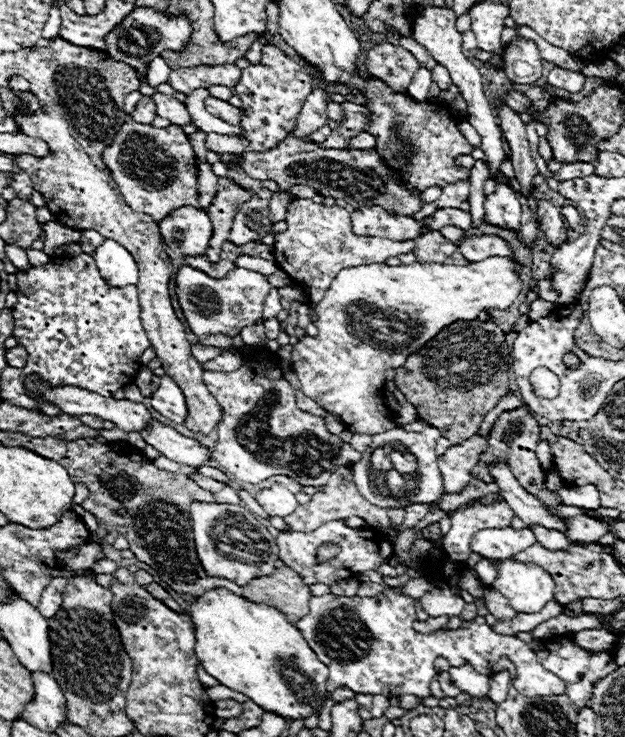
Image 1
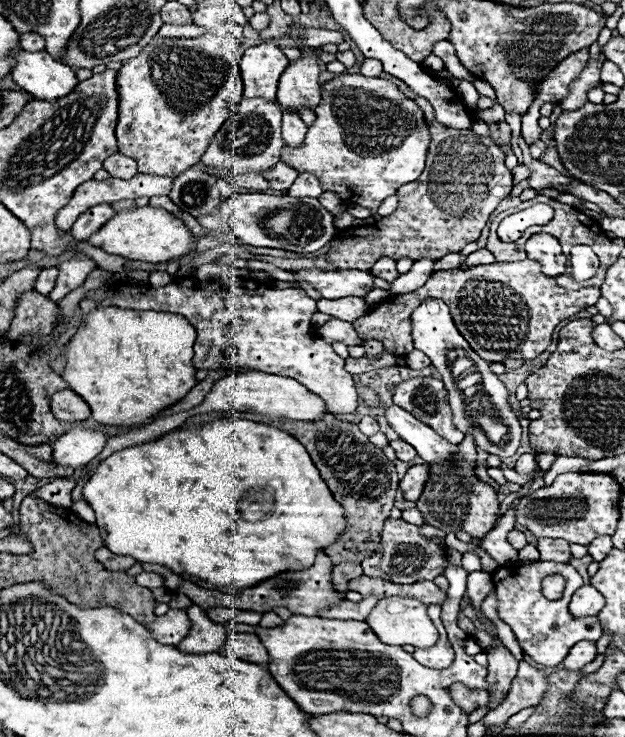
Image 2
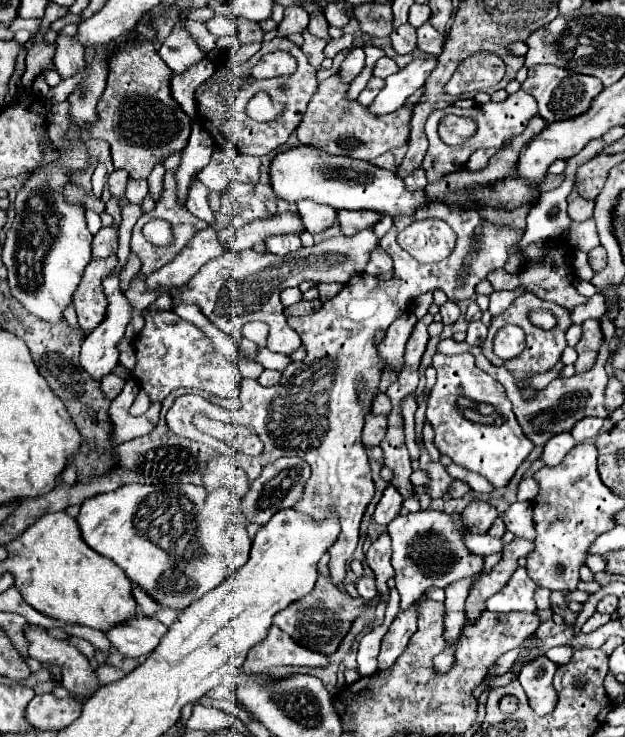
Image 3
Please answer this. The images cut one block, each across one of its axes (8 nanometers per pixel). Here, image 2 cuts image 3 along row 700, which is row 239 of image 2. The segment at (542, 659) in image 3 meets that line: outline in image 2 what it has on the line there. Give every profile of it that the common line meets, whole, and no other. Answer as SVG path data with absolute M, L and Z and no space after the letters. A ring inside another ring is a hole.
M546 232L534 234L526 242L526 252L530 260L540 262L542 272L550 278L556 278L566 272L566 256L562 254L562 246L558 240Z

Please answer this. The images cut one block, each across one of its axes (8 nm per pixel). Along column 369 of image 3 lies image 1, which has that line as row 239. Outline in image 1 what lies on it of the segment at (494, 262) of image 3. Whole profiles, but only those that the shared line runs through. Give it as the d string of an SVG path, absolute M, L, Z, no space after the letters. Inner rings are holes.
M296 198L288 206L286 214L286 232L274 234L276 240L276 262L278 268L284 270L292 280L300 284L304 294L310 300L310 308L318 306L324 298L330 282L334 280L336 272L348 266L360 264L384 264L392 256L408 254L414 250L414 240L388 240L388 238L374 238L374 236L356 236L352 232L350 214L340 208L332 206L326 208L322 204L312 202L310 198ZM494 234L464 238L464 240L460 240L458 248L460 248L460 254L468 262L484 260L488 256L512 256L512 248L508 246L508 242L504 242L502 238L498 238Z

